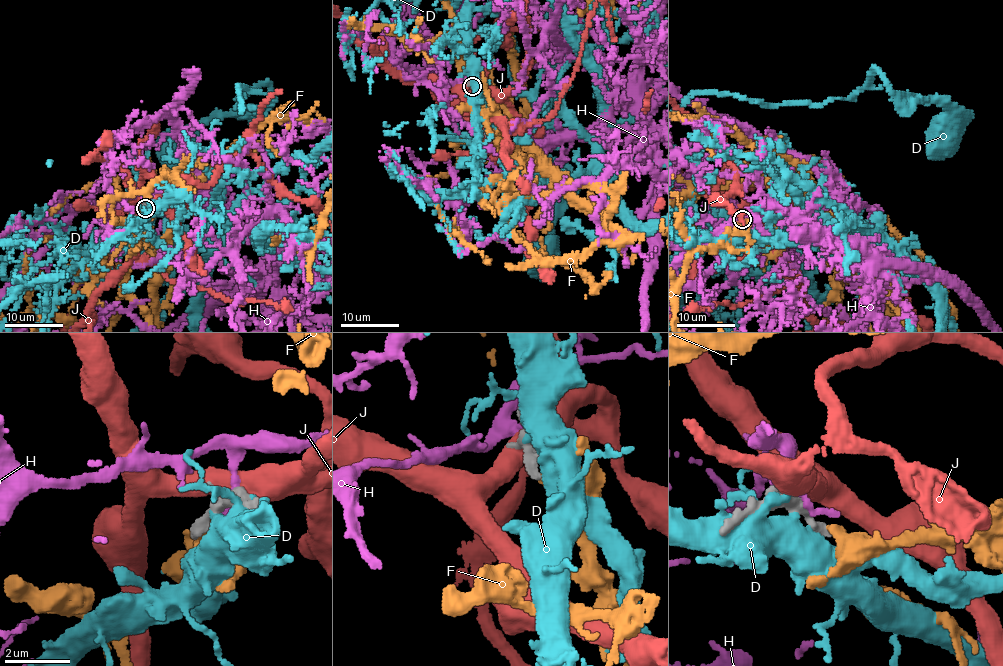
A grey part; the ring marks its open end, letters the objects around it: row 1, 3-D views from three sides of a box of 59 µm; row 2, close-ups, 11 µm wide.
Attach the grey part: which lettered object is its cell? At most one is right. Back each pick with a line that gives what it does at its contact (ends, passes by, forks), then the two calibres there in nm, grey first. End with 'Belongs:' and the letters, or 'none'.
F: it ends; calibres 320 and 400 nm
Belongs: F

